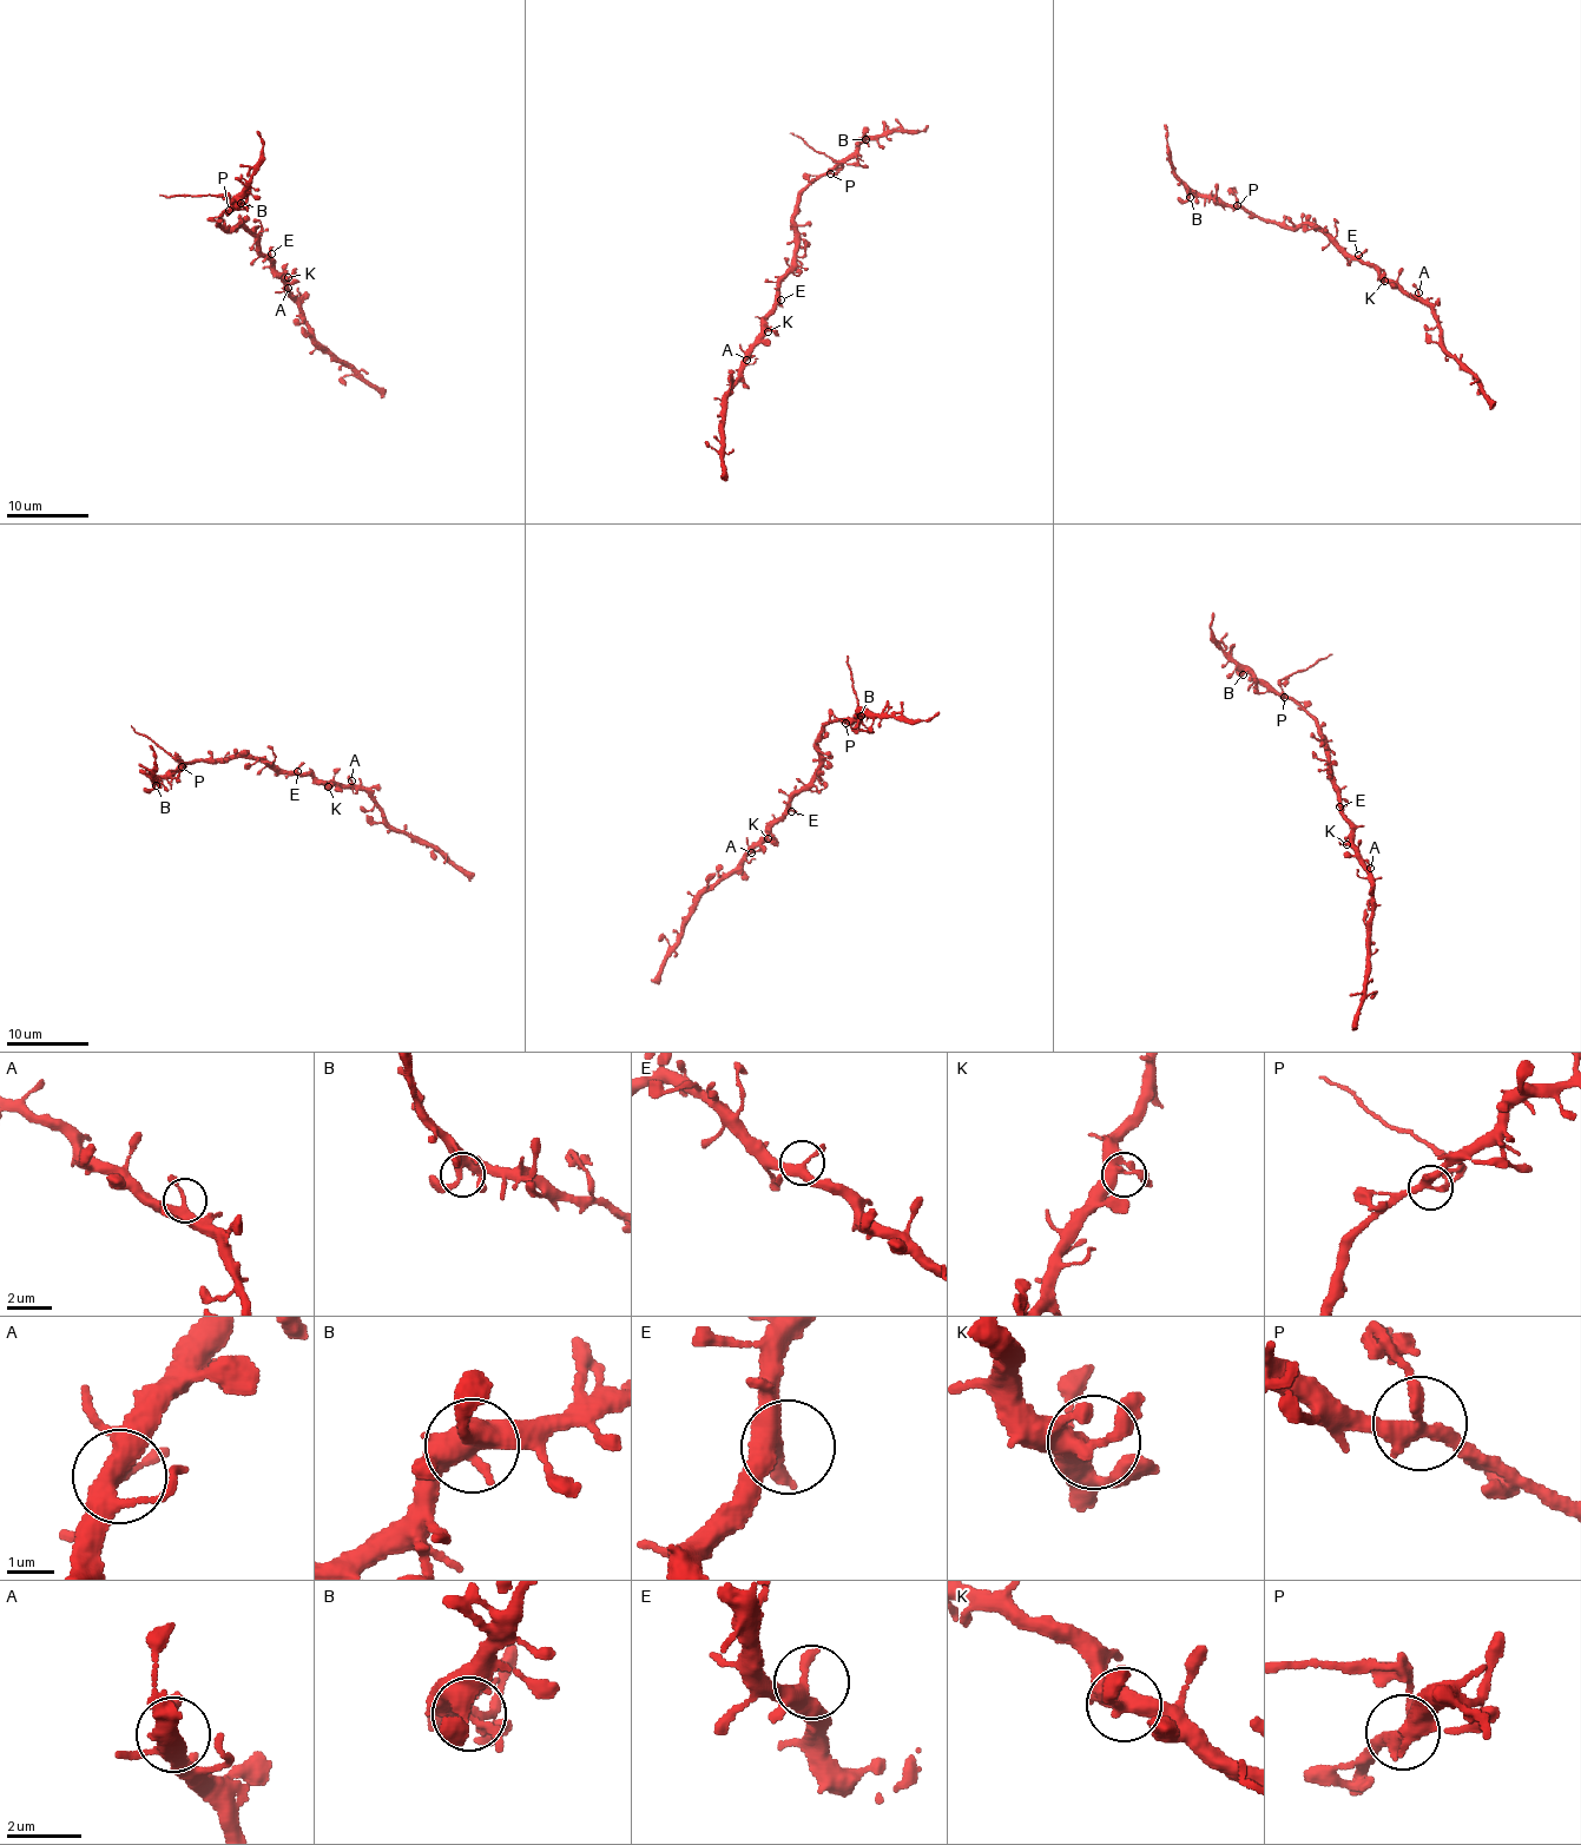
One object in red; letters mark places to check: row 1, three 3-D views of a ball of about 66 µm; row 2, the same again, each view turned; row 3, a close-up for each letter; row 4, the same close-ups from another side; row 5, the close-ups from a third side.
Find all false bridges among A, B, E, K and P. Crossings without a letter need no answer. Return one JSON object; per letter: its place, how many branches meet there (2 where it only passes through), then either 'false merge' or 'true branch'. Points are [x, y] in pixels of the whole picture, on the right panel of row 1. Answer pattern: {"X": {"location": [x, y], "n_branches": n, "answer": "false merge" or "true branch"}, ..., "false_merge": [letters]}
{"A": {"location": [1418, 292], "n_branches": 3, "answer": "true branch"}, "B": {"location": [1190, 197], "n_branches": 4, "answer": "true branch"}, "E": {"location": [1358, 255], "n_branches": 3, "answer": "true branch"}, "K": {"location": [1384, 281], "n_branches": 4, "answer": "true branch"}, "P": {"location": [1237, 205], "n_branches": 3, "answer": "false merge"}, "false_merge": ["P"]}

